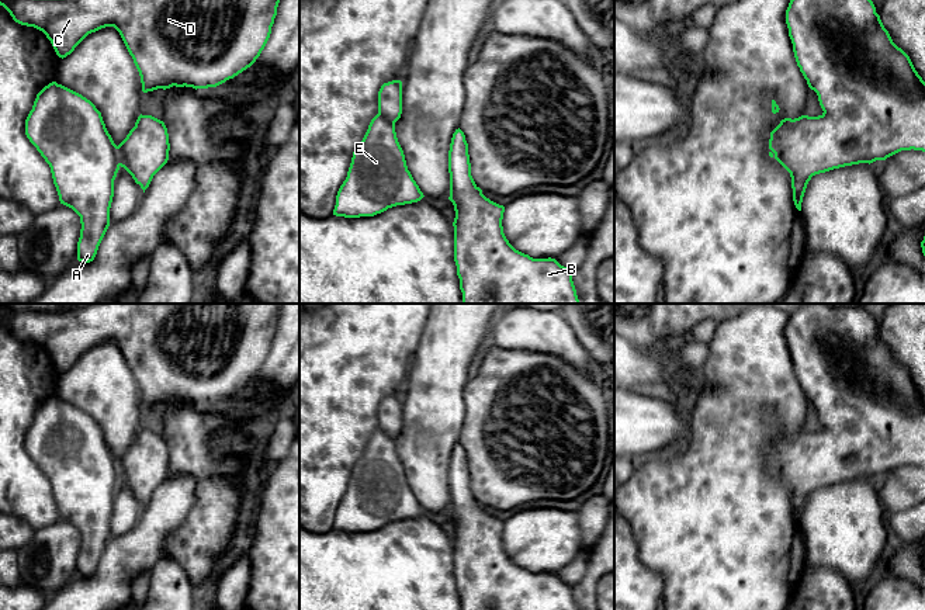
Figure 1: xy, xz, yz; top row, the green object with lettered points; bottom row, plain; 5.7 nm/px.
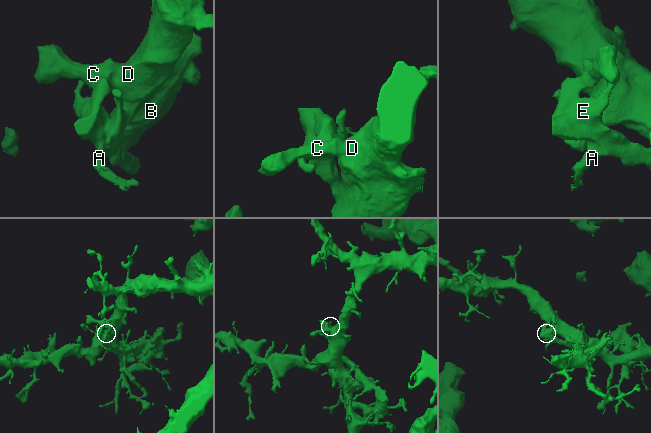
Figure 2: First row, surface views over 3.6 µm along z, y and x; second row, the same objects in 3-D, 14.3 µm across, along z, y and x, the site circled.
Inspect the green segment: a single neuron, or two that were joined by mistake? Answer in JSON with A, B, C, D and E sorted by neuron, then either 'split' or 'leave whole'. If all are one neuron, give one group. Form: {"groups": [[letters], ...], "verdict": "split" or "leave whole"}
{"groups": [["A", "E"], ["B", "C", "D"]], "verdict": "split"}

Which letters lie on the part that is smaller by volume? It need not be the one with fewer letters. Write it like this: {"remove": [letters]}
{"remove": ["A", "E"]}

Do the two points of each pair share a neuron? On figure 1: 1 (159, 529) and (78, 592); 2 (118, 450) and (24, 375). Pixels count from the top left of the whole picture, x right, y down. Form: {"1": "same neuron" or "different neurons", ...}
{"1": "same neuron", "2": "different neurons"}

